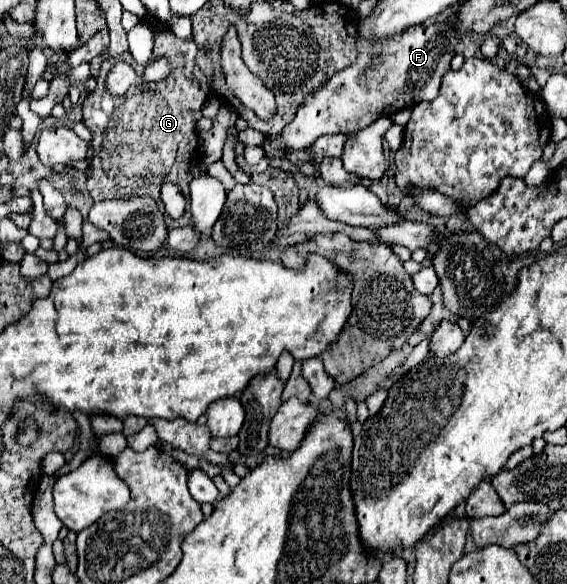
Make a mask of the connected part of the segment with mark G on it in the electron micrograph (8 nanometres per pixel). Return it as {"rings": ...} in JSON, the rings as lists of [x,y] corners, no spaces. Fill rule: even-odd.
{"rings":[[[158,30],[155,31],[153,59],[165,56],[173,61],[173,71],[165,81],[137,85],[131,87],[123,97],[110,99],[104,81],[117,61],[109,58],[104,61],[109,63],[102,63],[100,67],[95,91],[88,94],[82,105],[83,121],[92,132],[90,145],[93,147],[93,165],[87,171],[87,191],[91,193],[95,203],[105,199],[131,197],[153,197],[155,201],[159,201],[159,189],[167,181],[179,185],[185,197],[190,196],[191,175],[187,173],[185,161],[187,157],[193,157],[197,149],[197,143],[193,143],[189,135],[197,133],[191,111],[203,107],[203,101],[207,101],[205,93],[211,93],[211,87],[201,69],[197,67],[196,55],[201,47],[193,42],[194,38],[183,40],[175,37],[172,32],[159,32],[158,35],[156,32]],[[131,117],[133,121],[129,121]],[[131,123],[135,123],[135,129]],[[143,149],[149,149],[147,155],[153,157],[155,165],[143,165]],[[95,159],[101,161],[101,169],[95,169]]]}

